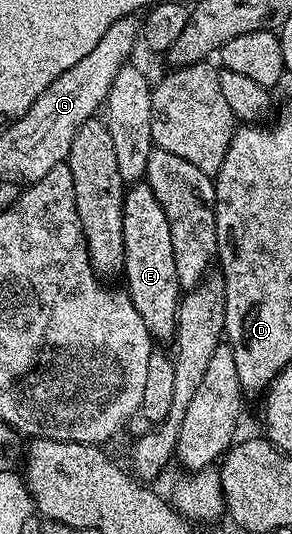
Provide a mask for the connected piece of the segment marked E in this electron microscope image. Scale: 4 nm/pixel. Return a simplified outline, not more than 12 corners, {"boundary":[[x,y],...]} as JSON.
{"boundary":[[145,180],[124,196],[124,289],[173,339],[180,287],[168,216]]}

